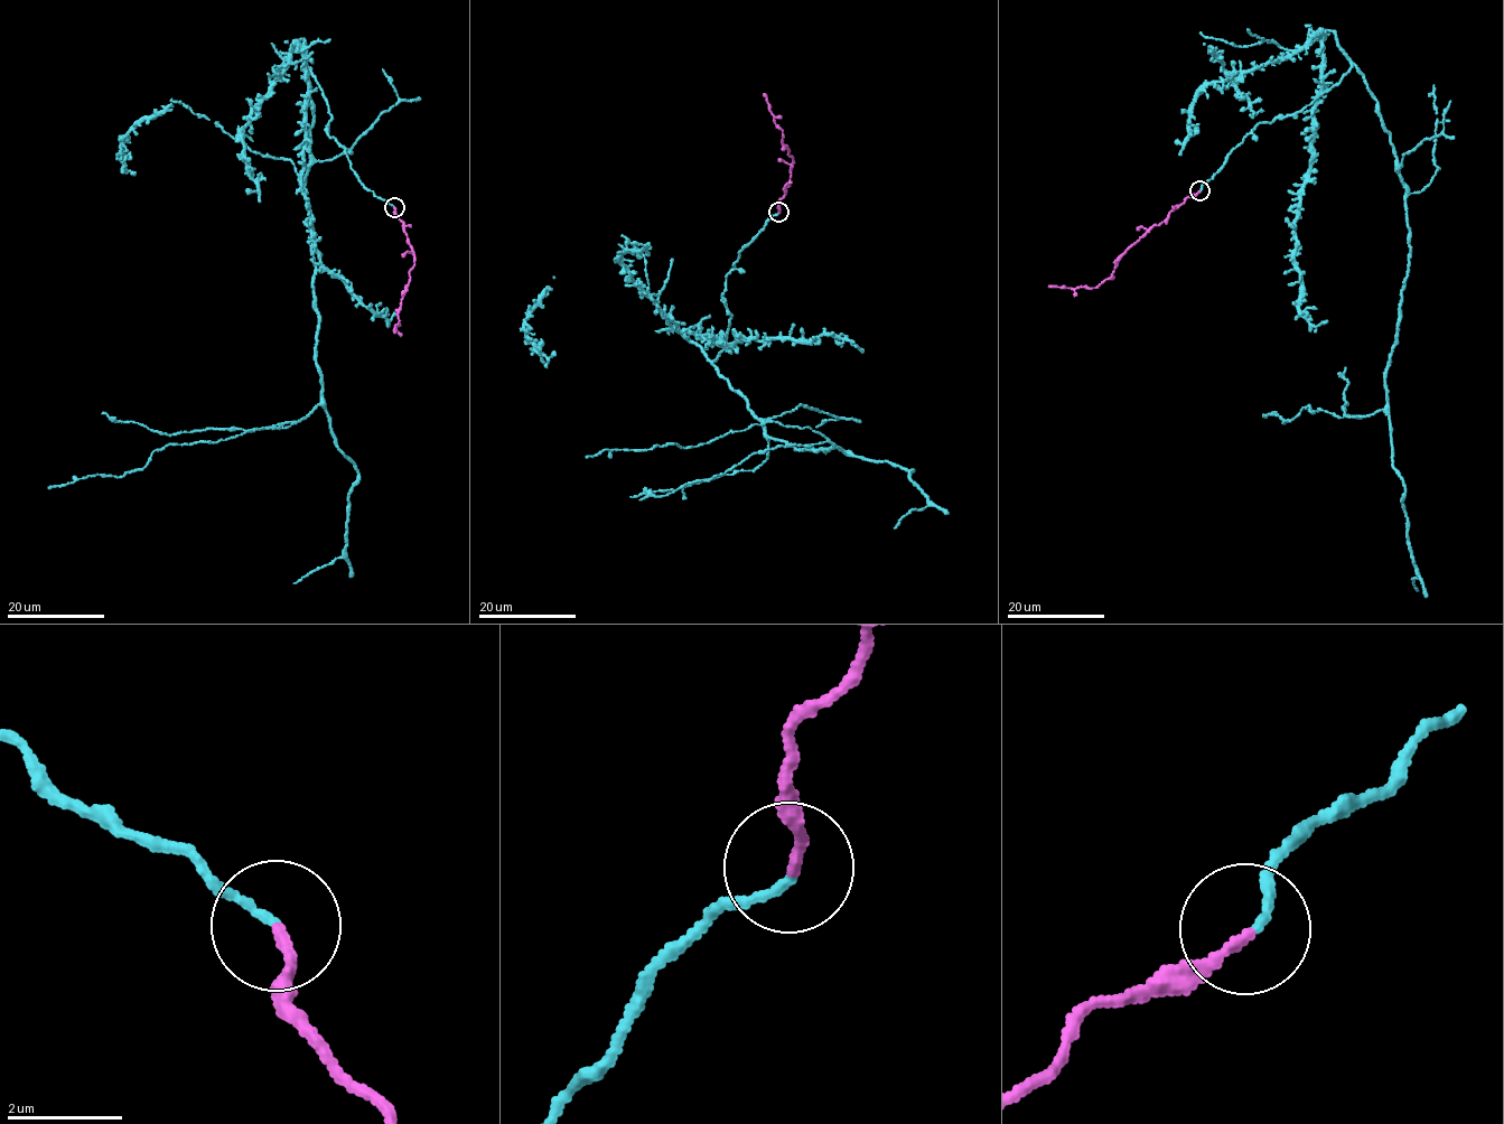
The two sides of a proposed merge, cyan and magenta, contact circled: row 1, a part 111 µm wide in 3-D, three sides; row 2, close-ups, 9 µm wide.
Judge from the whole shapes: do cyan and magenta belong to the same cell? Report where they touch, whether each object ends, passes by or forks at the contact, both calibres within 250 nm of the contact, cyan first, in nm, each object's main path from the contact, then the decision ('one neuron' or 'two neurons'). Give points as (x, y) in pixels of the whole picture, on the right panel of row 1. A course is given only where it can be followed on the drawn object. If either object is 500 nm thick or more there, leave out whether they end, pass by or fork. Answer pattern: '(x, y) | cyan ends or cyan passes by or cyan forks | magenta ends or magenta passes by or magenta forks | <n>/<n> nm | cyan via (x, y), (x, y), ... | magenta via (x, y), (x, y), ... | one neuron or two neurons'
(1199, 190) | cyan ends | magenta ends | 140/170 nm | cyan via (1201, 190), (1259, 123), (1295, 114), (1352, 65), (1363, 76), (1408, 226), (1386, 408), (1263, 417) | magenta via (1199, 190), (1187, 196), (1162, 222), (1152, 225), (1121, 255), (1112, 275), (1095, 288), (1048, 286) | one neuron

